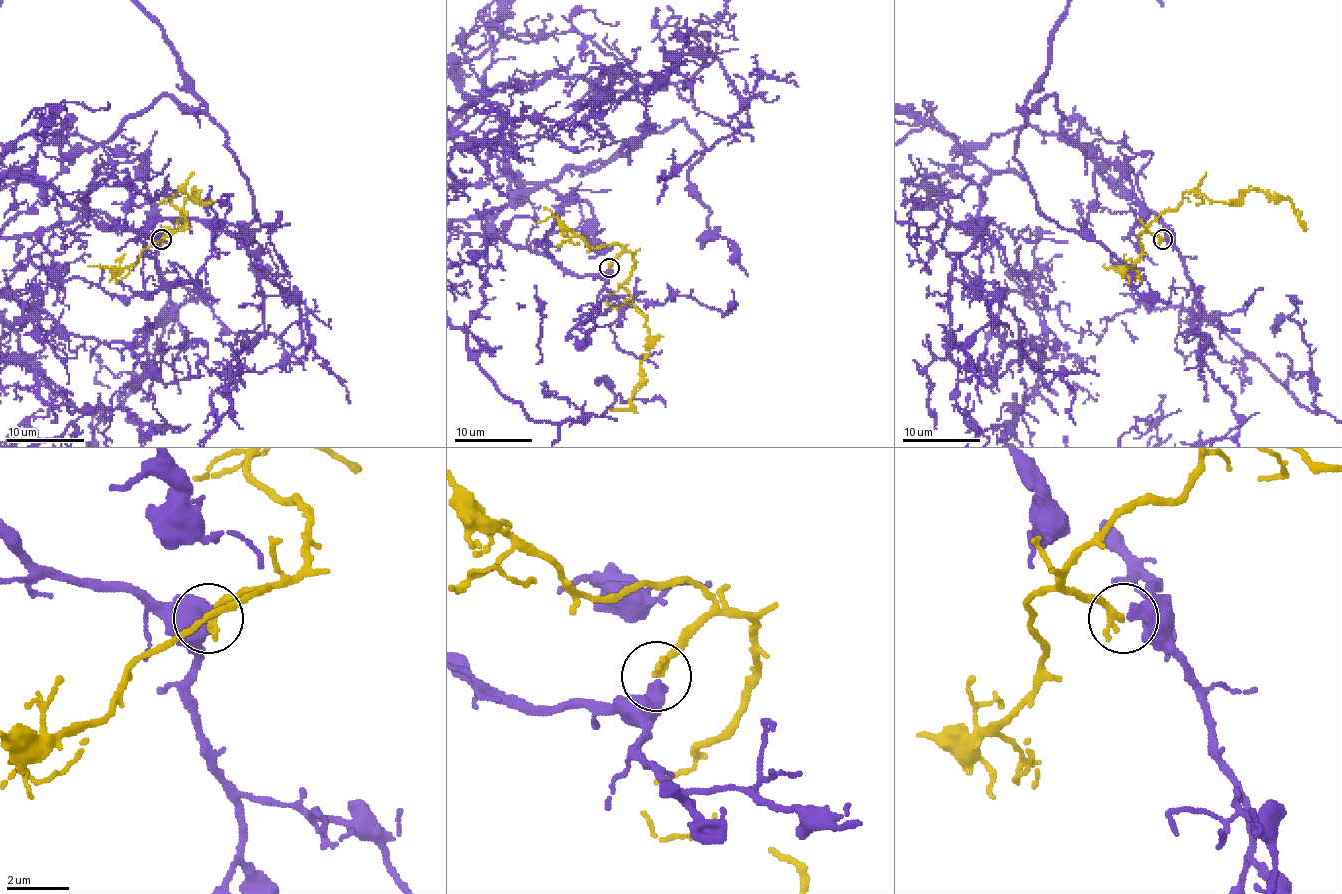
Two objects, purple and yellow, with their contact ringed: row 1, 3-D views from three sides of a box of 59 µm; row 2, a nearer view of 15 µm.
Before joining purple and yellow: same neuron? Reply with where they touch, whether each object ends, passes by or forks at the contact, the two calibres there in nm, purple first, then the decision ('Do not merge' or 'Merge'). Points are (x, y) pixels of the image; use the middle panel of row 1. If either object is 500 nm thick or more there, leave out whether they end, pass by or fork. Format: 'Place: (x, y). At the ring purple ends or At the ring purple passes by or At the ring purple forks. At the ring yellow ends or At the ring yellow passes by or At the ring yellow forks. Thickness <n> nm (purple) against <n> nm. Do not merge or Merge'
Place: (609, 267). Thickness 500 nm (purple) against 280 nm. Merge

